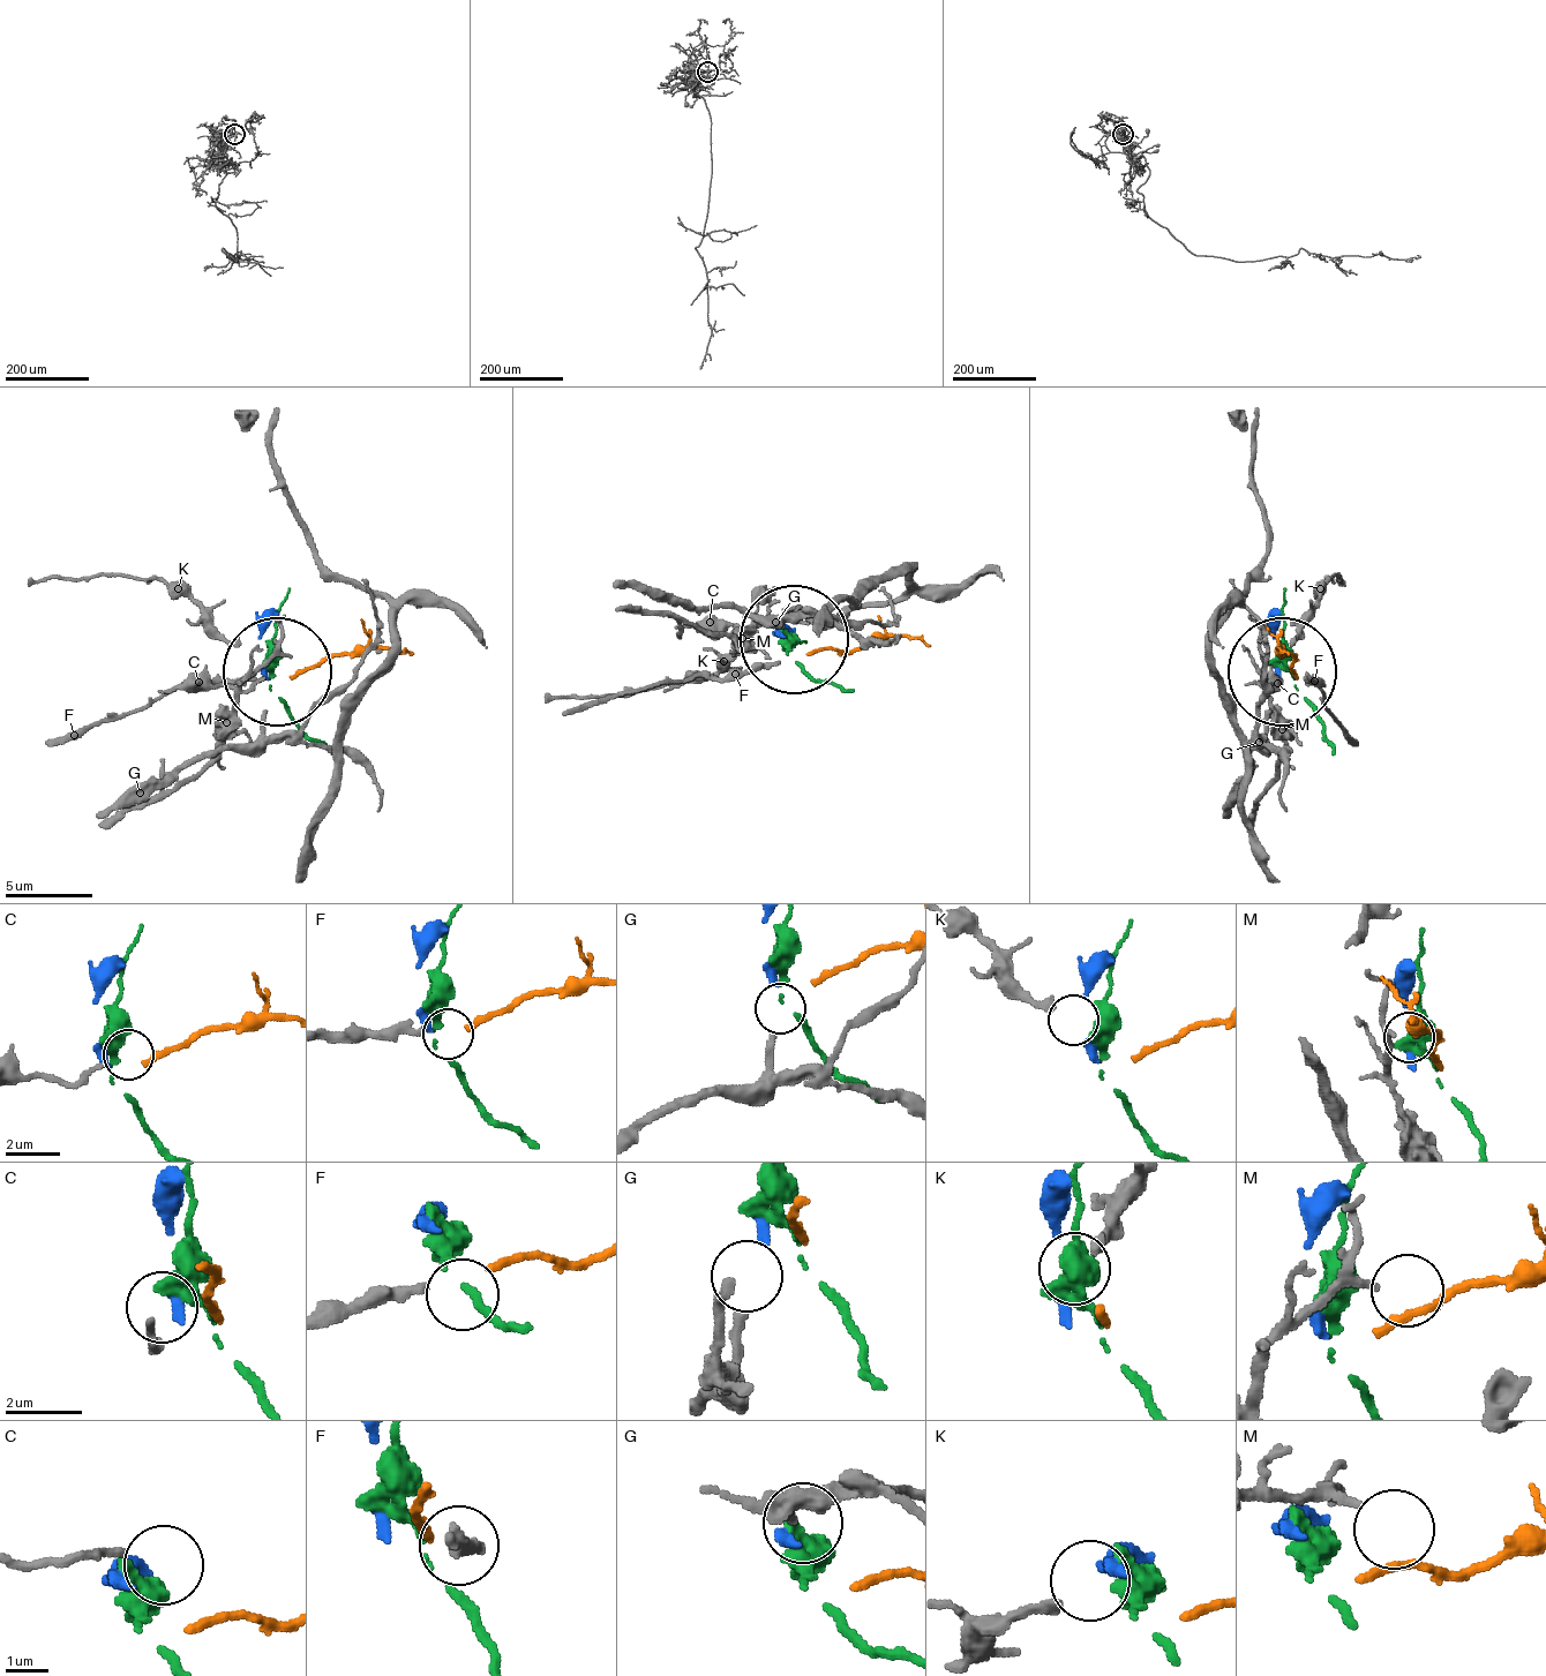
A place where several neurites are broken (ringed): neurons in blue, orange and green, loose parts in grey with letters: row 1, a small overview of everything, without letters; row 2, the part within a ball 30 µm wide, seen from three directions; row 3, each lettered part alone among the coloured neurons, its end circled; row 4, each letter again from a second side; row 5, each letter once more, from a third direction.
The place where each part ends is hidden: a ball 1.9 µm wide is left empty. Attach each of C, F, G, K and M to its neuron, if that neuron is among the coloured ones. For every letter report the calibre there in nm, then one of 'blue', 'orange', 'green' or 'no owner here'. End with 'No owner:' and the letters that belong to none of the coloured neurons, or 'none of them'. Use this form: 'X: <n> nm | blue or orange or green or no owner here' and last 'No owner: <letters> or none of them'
C: 180 nm | no owner here
F: 300 nm | orange
G: 240 nm | blue
K: 300 nm | green
M: 140 nm | no owner here
No owner: C, M

